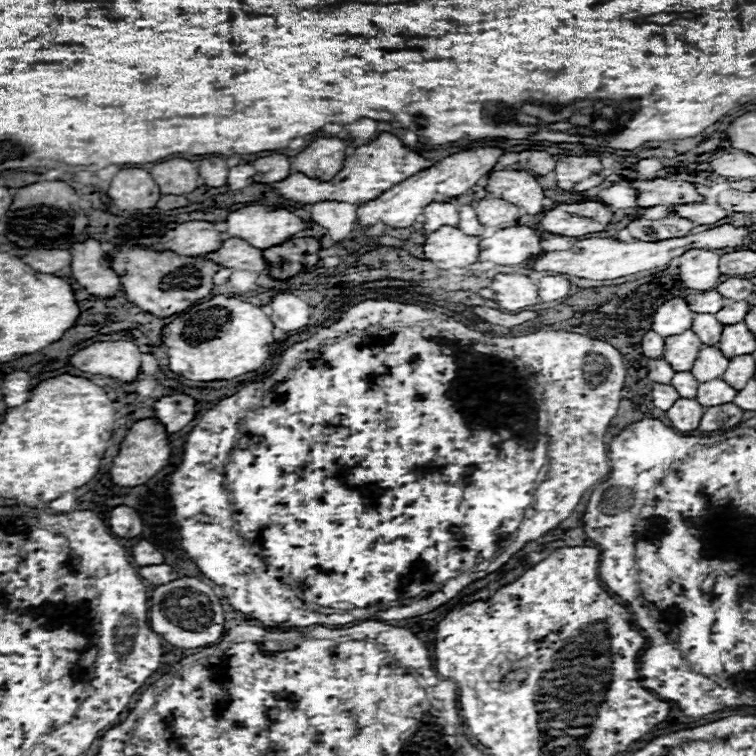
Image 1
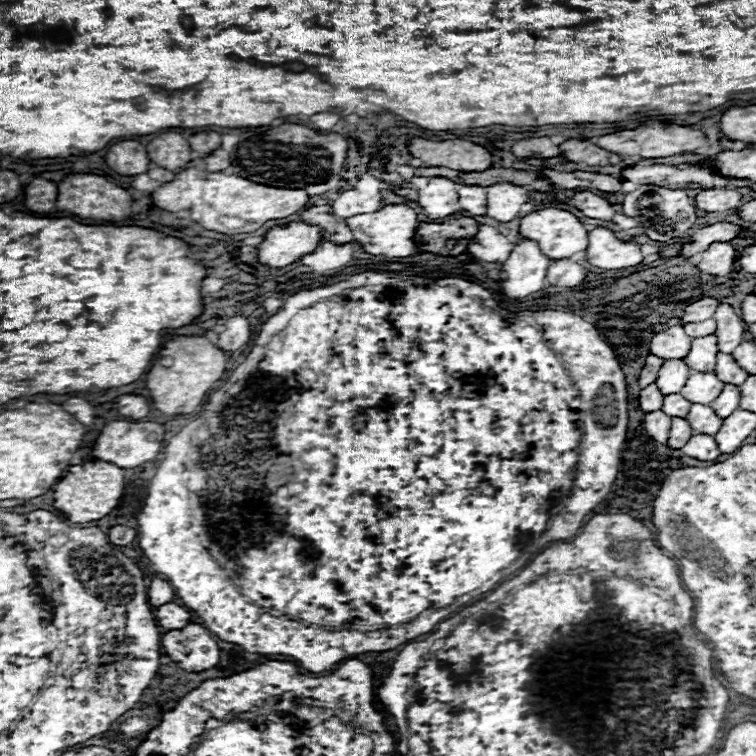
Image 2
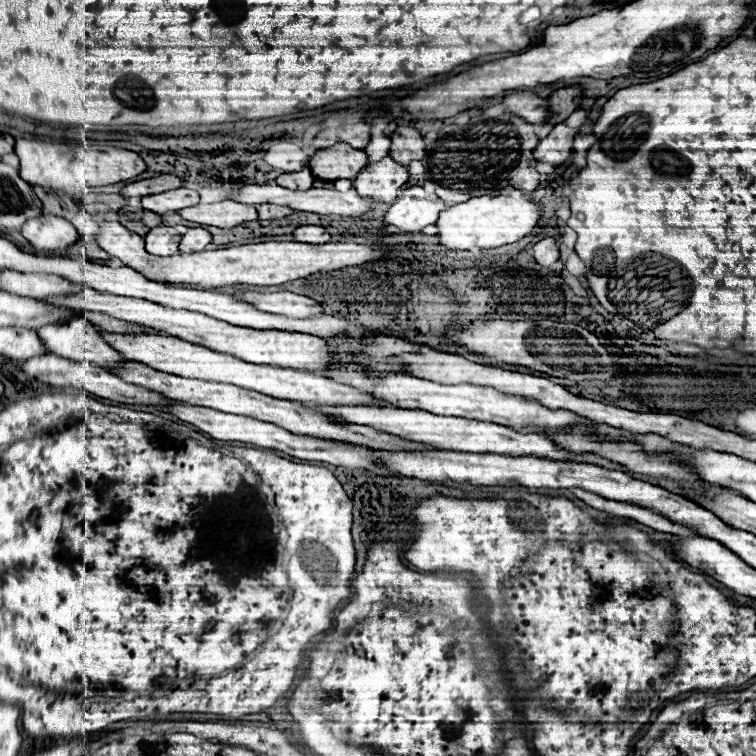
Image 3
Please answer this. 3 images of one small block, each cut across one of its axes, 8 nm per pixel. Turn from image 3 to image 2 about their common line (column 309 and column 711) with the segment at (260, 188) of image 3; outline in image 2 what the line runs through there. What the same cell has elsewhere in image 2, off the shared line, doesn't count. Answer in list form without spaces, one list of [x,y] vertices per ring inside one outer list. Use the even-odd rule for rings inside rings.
[[[702,190],[696,196],[696,208],[702,212],[724,212],[742,206],[742,196],[736,190]]]

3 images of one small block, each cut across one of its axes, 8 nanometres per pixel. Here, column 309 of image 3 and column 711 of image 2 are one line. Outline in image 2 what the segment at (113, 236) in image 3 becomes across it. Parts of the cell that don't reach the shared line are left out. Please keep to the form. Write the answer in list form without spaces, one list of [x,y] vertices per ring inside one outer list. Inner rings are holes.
[[[714,242],[712,246],[708,246],[708,250],[704,250],[704,254],[700,254],[698,268],[710,276],[726,276],[734,270],[736,256],[738,254],[734,246],[730,246],[728,242]]]

